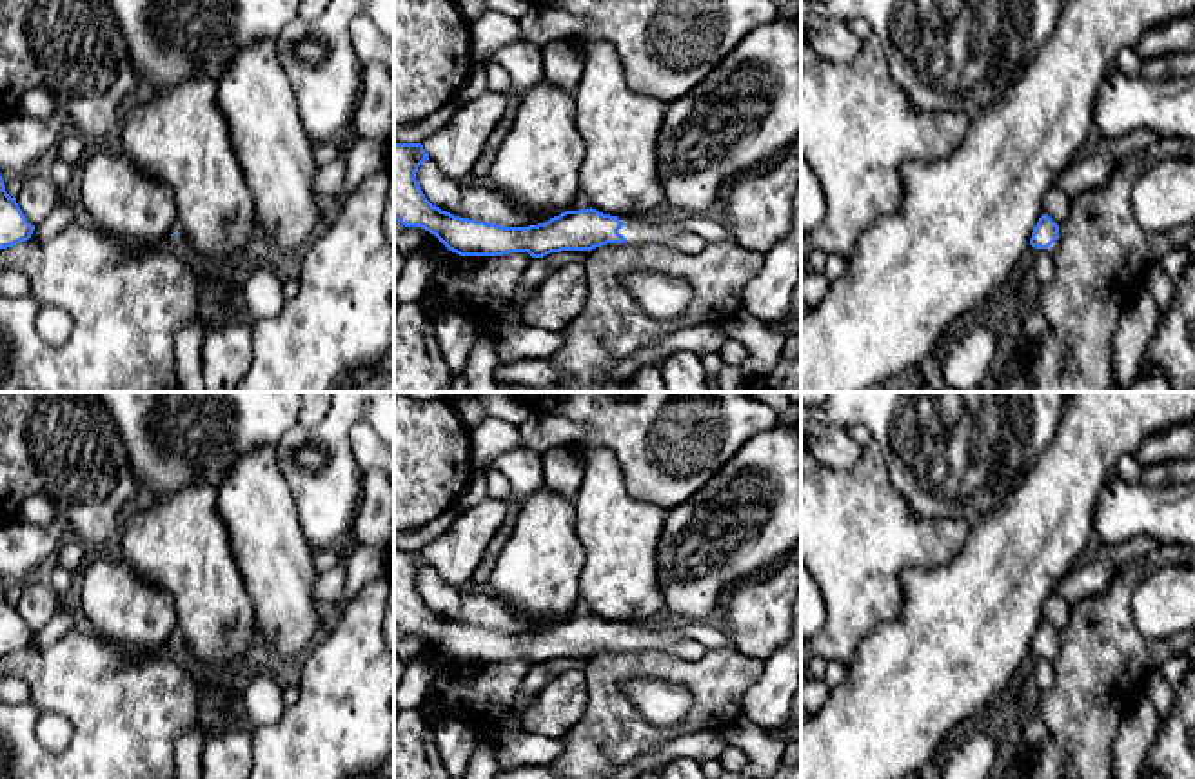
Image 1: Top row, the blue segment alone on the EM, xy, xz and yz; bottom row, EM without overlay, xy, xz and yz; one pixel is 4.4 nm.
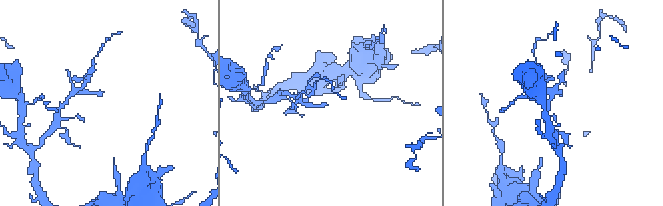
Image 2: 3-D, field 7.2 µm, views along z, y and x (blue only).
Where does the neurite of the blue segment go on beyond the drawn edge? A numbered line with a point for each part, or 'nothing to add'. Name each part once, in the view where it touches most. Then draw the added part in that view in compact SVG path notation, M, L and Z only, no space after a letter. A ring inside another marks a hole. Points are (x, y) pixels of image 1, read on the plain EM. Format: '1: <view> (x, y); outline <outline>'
1: xz (671, 640); outline M643 621L617 625L625 630L617 637L625 643L625 650L665 650L688 661L697 661L708 652L701 643L685 637L679 628L650 628Z

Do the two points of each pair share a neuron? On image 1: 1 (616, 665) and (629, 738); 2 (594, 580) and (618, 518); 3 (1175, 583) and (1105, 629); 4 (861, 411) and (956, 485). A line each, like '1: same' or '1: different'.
1: same
2: same
3: different
4: same

